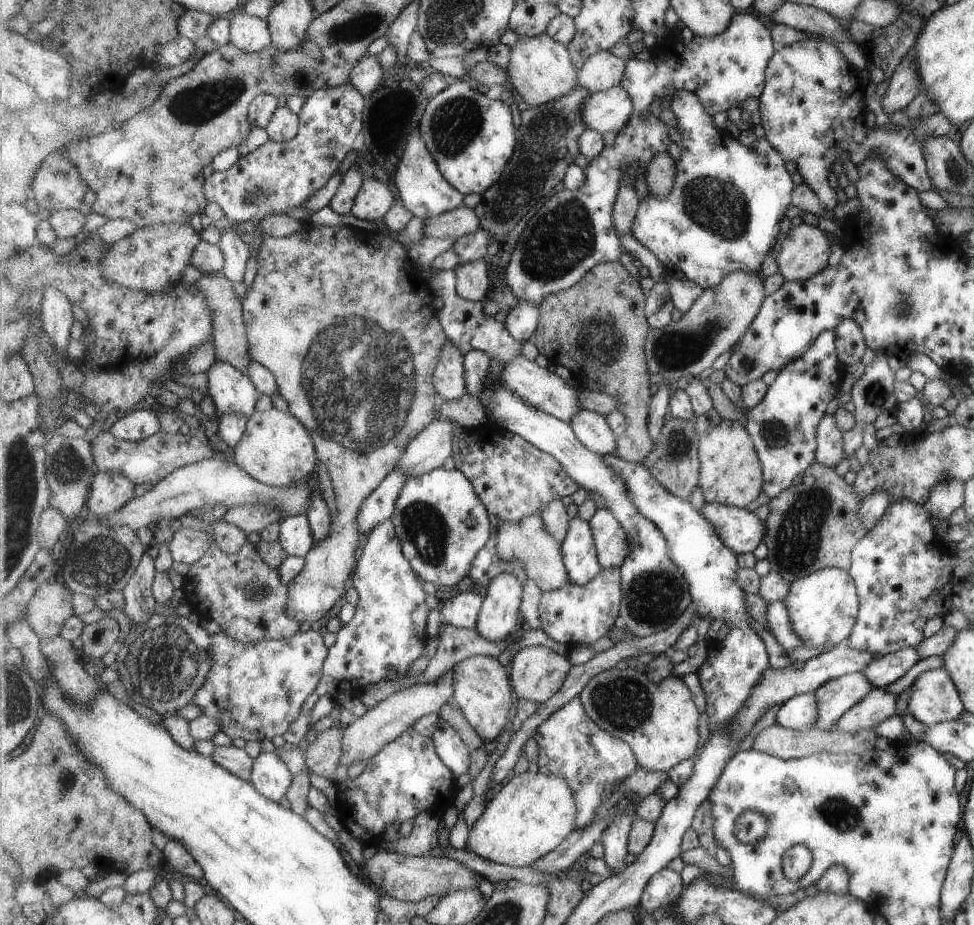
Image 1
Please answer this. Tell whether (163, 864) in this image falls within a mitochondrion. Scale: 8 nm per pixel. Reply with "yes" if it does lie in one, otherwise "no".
no

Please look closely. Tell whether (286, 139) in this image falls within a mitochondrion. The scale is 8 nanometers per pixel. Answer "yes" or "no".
no

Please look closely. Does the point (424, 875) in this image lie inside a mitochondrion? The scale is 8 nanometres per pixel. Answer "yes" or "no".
no

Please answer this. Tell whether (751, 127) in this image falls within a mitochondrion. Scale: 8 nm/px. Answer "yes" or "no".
no

